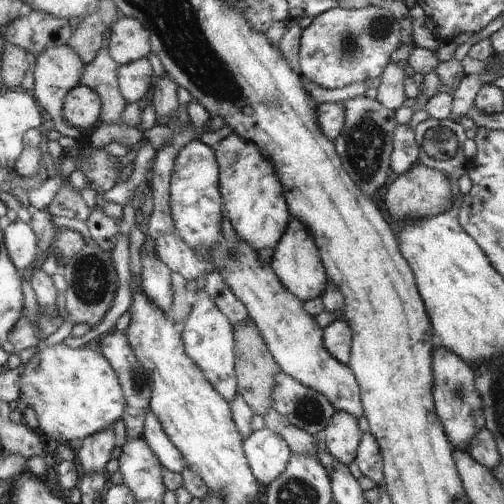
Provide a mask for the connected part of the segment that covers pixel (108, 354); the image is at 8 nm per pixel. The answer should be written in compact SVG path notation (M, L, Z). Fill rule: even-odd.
M113 328L108 333L104 333L100 337L100 347L105 358L111 362L111 366L114 367L115 372L118 374L119 382L123 387L123 392L125 392L125 398L127 398L123 421L126 424L128 440L144 438L147 411L150 409L151 396L153 396L149 374L147 374L145 367L141 366L141 362L135 356L133 348L129 346L129 340L127 340L125 332Z

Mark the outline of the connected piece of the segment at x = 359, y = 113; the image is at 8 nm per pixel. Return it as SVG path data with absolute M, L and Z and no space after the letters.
M357 96L338 102L345 110L343 130L332 140L335 154L341 160L341 168L351 178L351 182L363 194L373 194L377 188L387 183L387 168L390 168L390 154L392 151L392 138L396 127L393 112L383 108L375 99Z

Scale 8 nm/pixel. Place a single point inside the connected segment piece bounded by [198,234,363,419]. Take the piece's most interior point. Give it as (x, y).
(292, 337)

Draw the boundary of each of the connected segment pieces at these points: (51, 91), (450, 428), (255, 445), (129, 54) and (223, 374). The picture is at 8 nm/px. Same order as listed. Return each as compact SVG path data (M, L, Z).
M67 44L49 48L49 50L43 50L35 58L34 66L31 68L34 79L36 80L36 86L33 91L35 100L51 116L55 129L73 138L80 137L81 130L74 129L70 126L63 114L63 106L65 97L69 94L70 90L81 85L81 74L83 74L85 65L85 62L81 60L75 49Z
M436 343L431 348L431 376L433 376L433 408L437 420L450 444L465 451L469 440L484 428L484 410L479 392L475 390L472 370L453 352Z
M267 428L251 431L243 444L247 466L258 484L267 486L273 482L287 466L291 456L283 439Z
M123 15L112 25L107 47L111 58L120 66L137 62L152 52L150 31L138 18Z
M203 289L197 290L191 297L192 305L189 316L184 322L182 333L187 354L198 364L199 370L206 376L207 382L229 404L237 393L237 381L234 371L234 331L226 315Z

